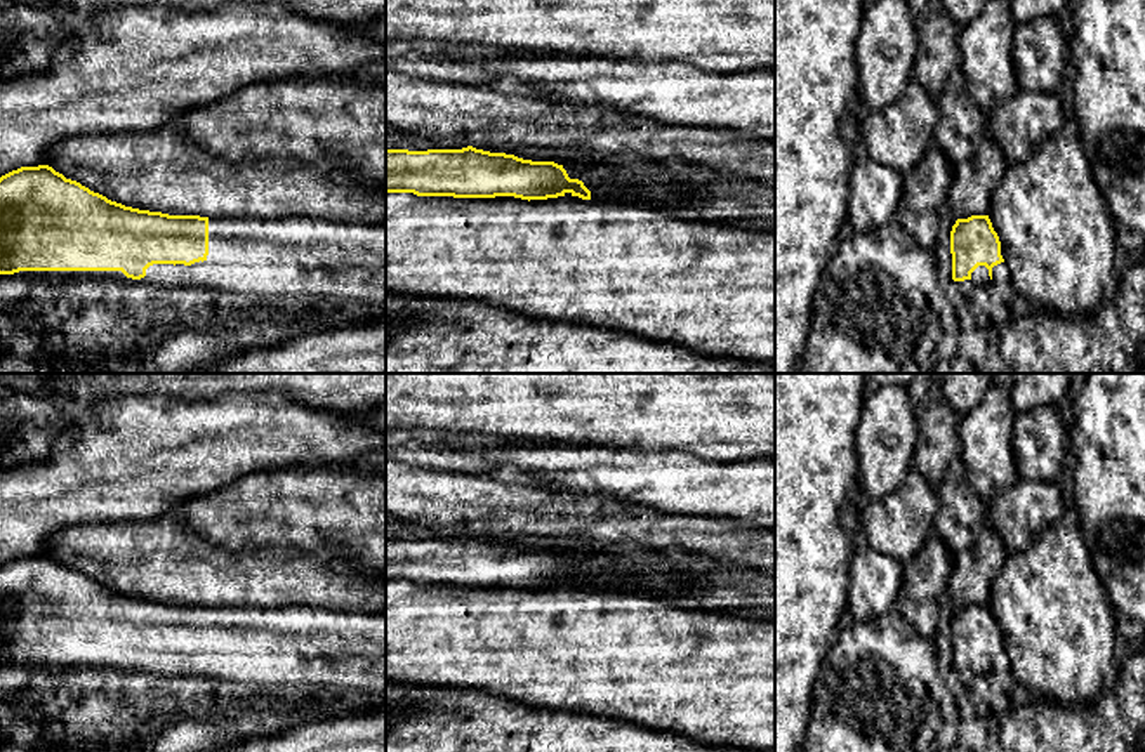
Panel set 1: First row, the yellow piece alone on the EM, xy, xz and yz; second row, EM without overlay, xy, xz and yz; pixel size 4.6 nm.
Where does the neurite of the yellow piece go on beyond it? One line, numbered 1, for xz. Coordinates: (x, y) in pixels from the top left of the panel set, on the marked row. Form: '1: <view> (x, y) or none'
1: none

